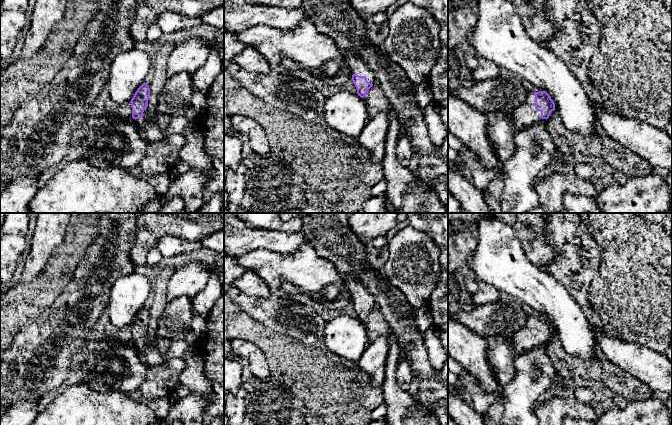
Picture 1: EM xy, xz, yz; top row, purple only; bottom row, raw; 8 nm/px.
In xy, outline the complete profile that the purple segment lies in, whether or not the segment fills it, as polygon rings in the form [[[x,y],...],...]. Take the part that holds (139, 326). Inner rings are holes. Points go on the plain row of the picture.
[[[144,306],[135,316],[131,323],[132,342],[141,354],[142,360],[148,365],[153,366],[172,358],[182,358],[191,348],[185,339],[172,340],[168,353],[163,356],[158,351],[156,345],[151,345],[146,333],[148,331],[148,324],[150,321],[149,310]]]

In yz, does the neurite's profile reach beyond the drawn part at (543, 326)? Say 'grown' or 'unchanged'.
grown

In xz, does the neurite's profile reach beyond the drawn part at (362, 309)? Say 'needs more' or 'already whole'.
needs more

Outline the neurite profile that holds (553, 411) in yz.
[[[572,395],[555,396],[544,402],[539,402],[534,414],[538,425],[563,425],[566,417],[584,419],[596,422],[598,417],[590,404],[577,401]]]

